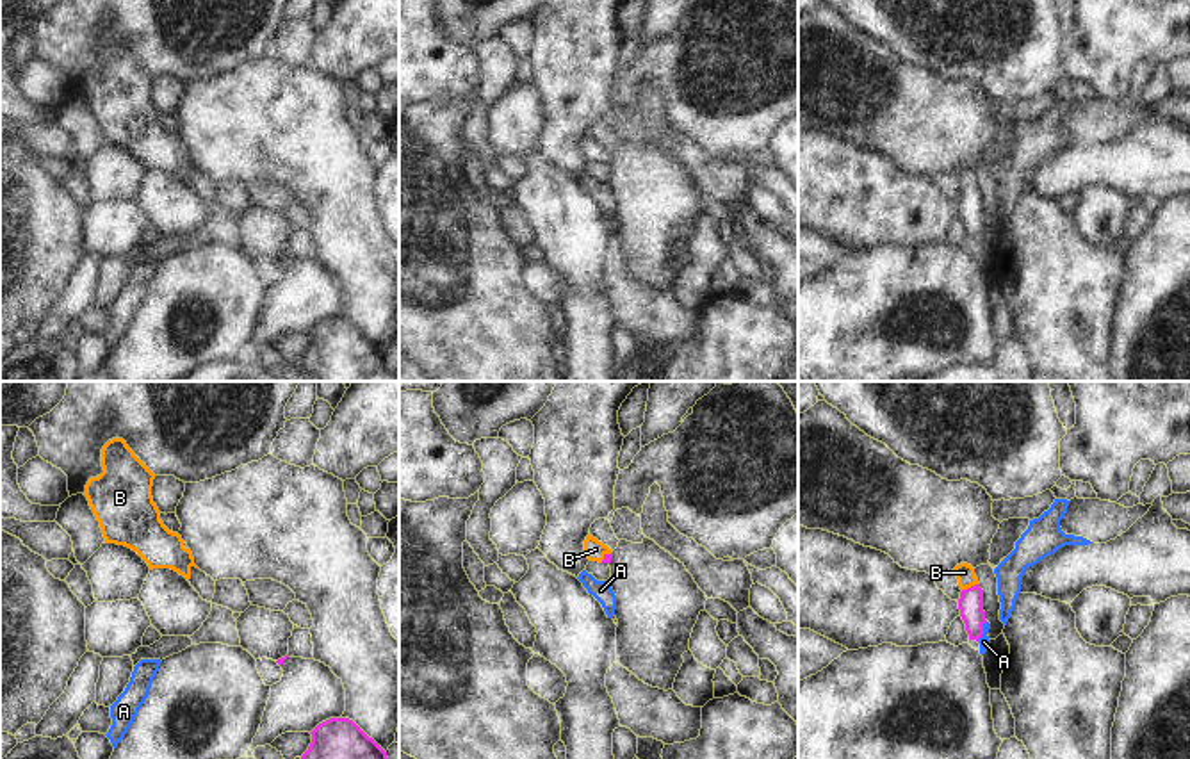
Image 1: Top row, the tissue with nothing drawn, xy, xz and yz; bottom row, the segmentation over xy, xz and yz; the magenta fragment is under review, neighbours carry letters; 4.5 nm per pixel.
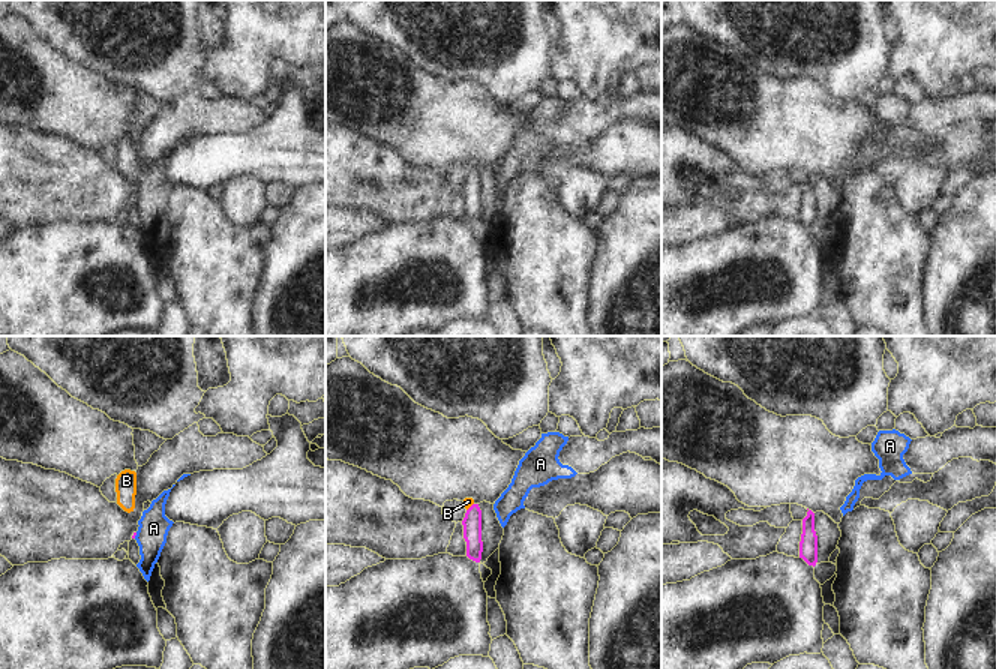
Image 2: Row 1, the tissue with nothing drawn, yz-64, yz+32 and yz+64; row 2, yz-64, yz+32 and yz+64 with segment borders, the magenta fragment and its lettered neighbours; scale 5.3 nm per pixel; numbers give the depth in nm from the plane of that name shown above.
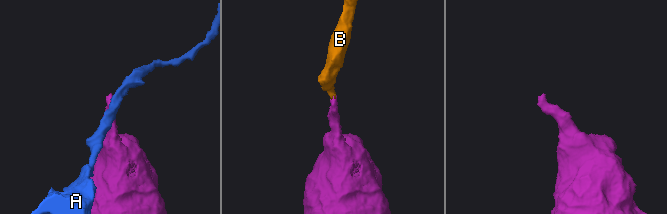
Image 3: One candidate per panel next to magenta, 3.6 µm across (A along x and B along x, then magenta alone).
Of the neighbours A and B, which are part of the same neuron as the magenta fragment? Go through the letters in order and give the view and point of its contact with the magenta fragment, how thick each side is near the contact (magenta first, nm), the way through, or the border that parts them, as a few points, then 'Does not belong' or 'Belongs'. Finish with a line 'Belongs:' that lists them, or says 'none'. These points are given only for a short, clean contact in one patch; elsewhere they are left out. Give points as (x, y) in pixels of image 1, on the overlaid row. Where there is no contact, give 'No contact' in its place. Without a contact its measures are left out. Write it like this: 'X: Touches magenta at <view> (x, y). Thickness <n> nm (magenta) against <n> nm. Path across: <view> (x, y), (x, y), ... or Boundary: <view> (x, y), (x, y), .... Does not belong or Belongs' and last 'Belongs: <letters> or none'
A: Touches magenta at yz (982, 631). Thickness 110 nm (magenta) against 50 nm. Boundary: yz (986, 620), (978, 642). Does not belong
B: Touches magenta at yz (971, 587). Thickness 110 nm (magenta) against 90 nm. Path across: yz (971, 601), (971, 587), (964, 572). Belongs
Belongs: B

